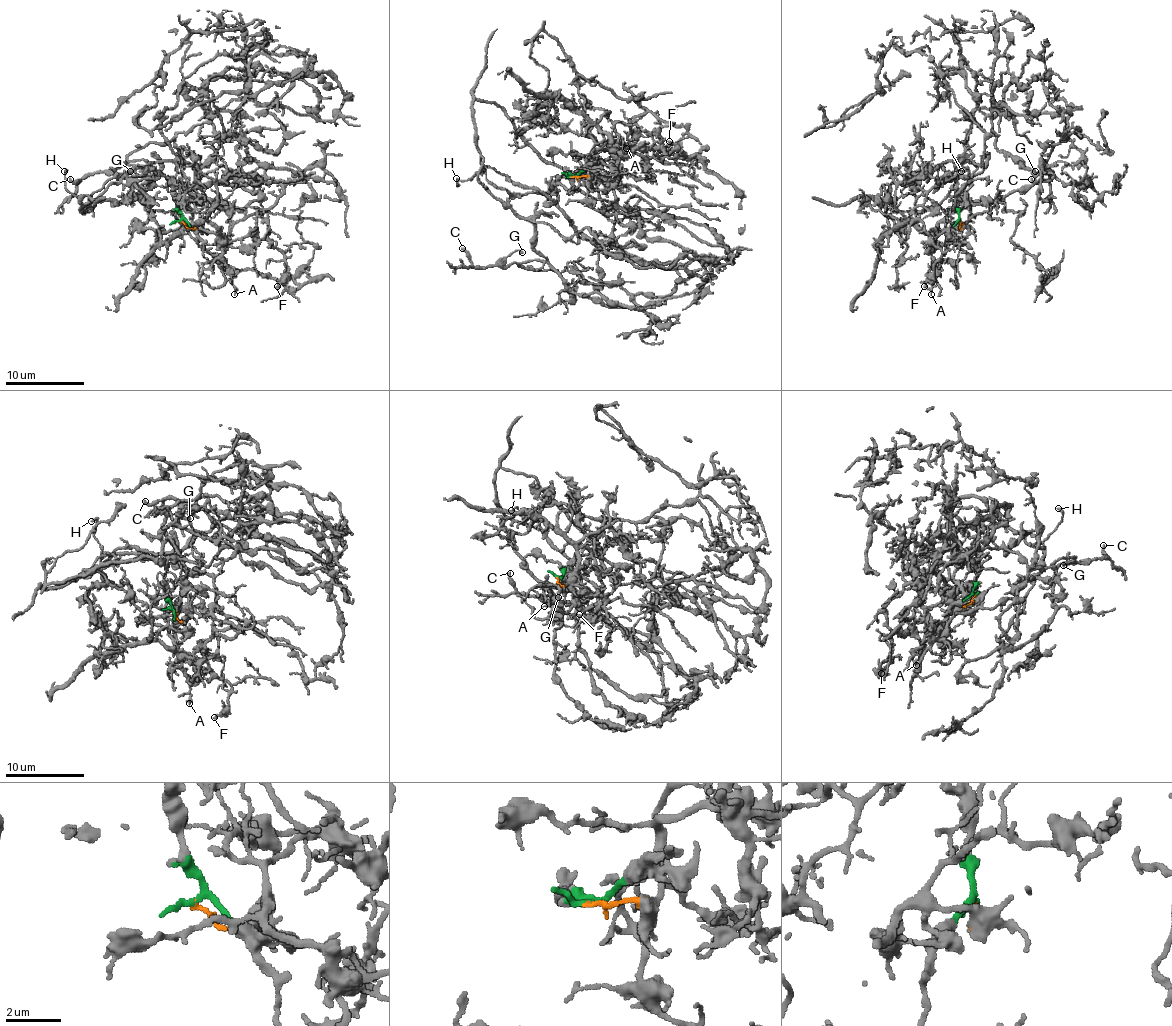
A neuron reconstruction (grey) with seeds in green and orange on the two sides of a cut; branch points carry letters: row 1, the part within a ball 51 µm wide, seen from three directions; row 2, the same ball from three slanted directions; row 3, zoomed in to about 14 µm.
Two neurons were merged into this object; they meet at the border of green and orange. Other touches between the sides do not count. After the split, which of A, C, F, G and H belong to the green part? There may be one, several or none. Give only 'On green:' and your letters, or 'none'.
On green: C, G, H

